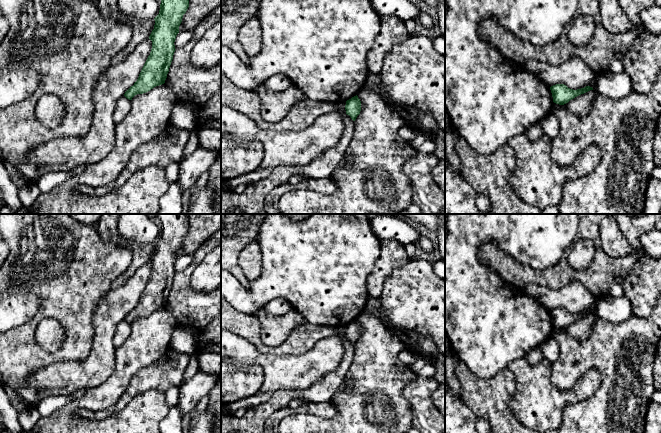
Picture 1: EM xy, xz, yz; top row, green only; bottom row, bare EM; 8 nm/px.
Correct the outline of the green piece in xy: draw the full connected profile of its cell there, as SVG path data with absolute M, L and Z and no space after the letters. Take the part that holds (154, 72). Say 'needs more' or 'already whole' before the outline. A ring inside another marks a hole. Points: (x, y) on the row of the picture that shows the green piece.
already whole | M161 0L159 14L154 18L155 25L149 39L152 49L137 81L124 94L132 100L137 94L143 94L165 83L173 55L175 39L183 15L189 7L189 0Z

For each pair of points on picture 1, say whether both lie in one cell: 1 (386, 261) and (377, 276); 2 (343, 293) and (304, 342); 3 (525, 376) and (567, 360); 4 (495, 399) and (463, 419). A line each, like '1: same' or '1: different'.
1: same
2: different
3: different
4: different

